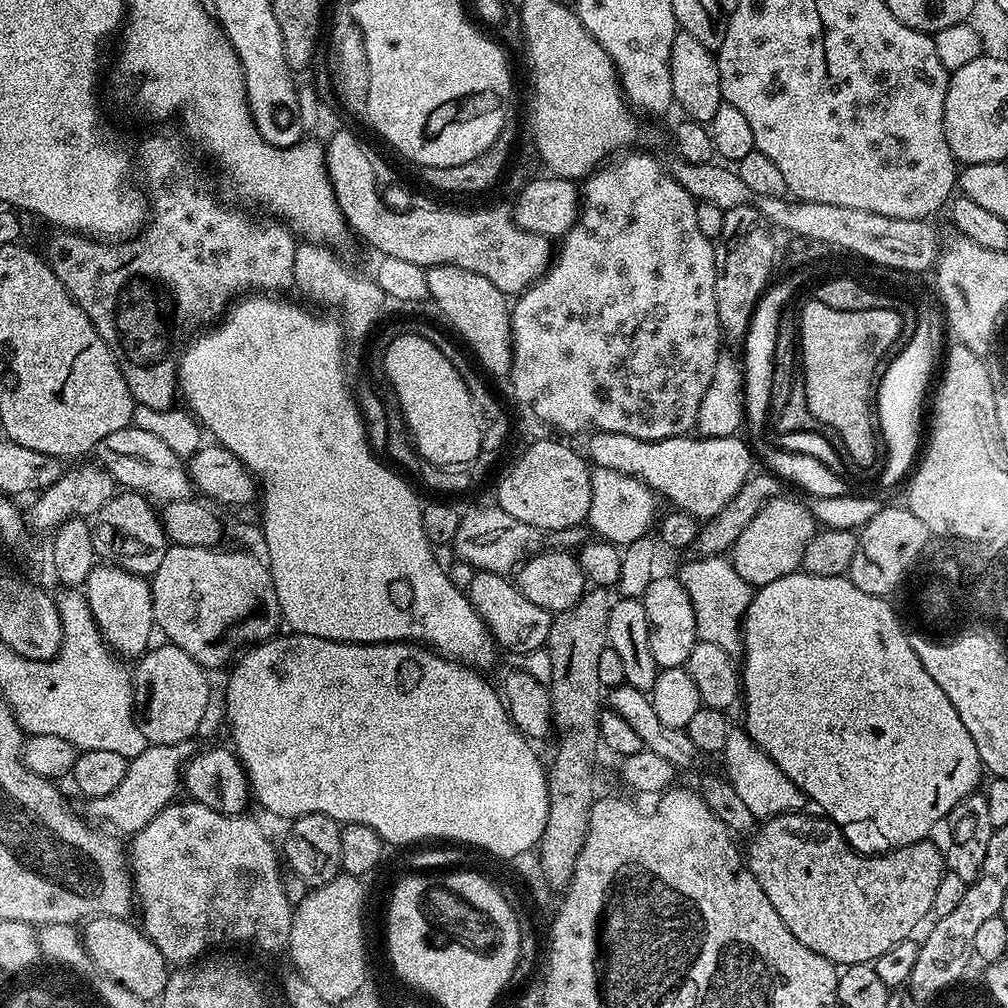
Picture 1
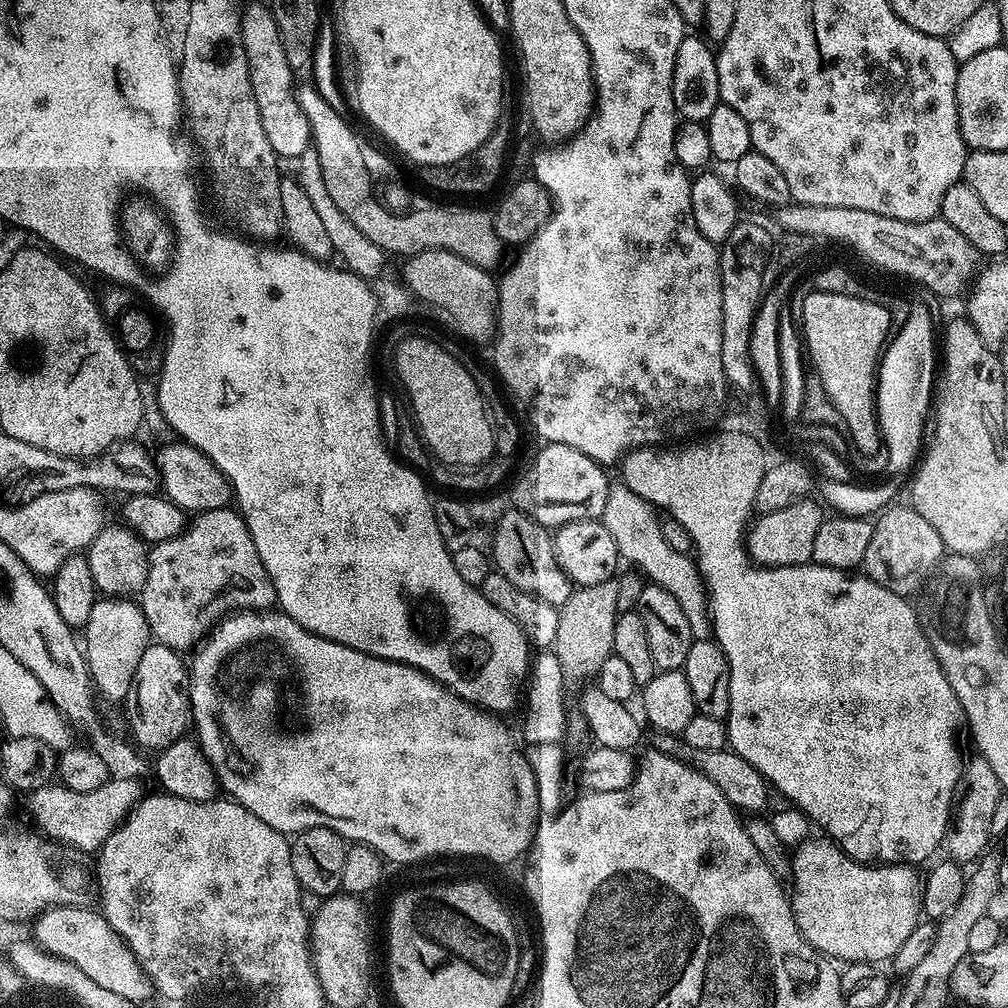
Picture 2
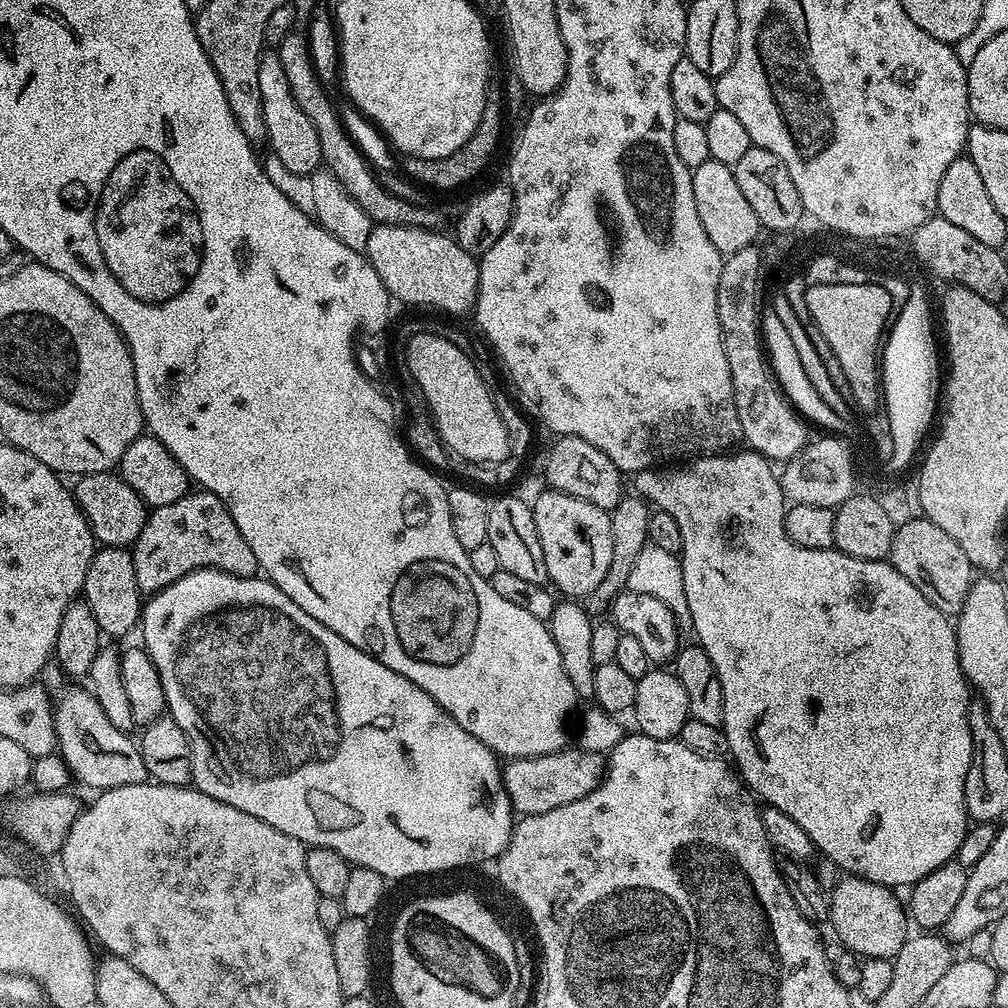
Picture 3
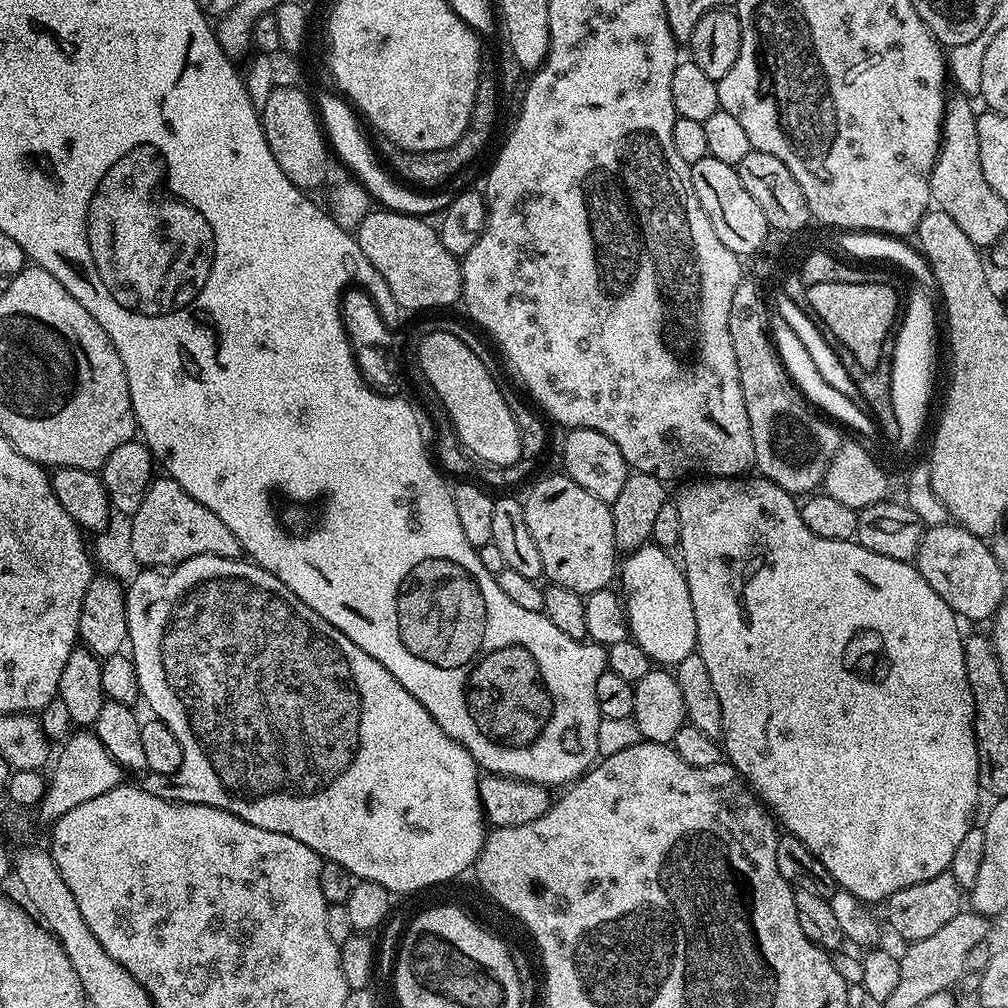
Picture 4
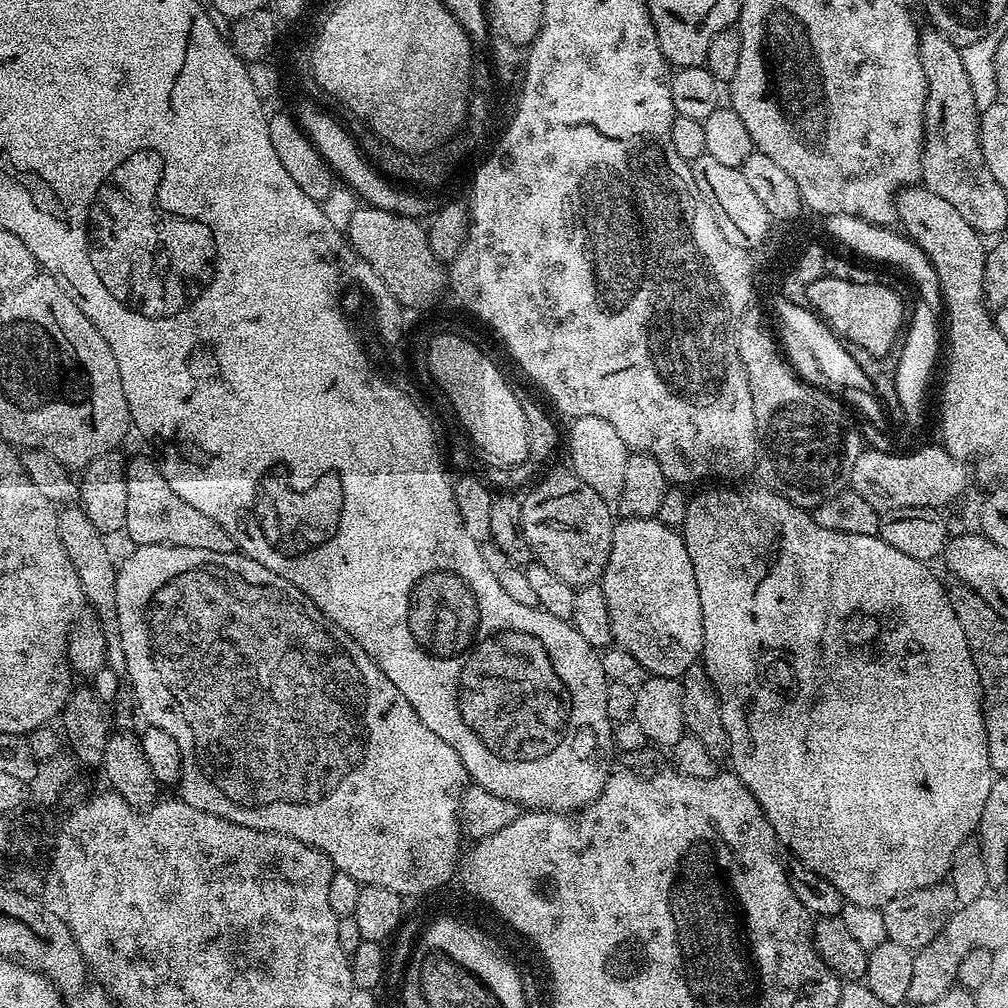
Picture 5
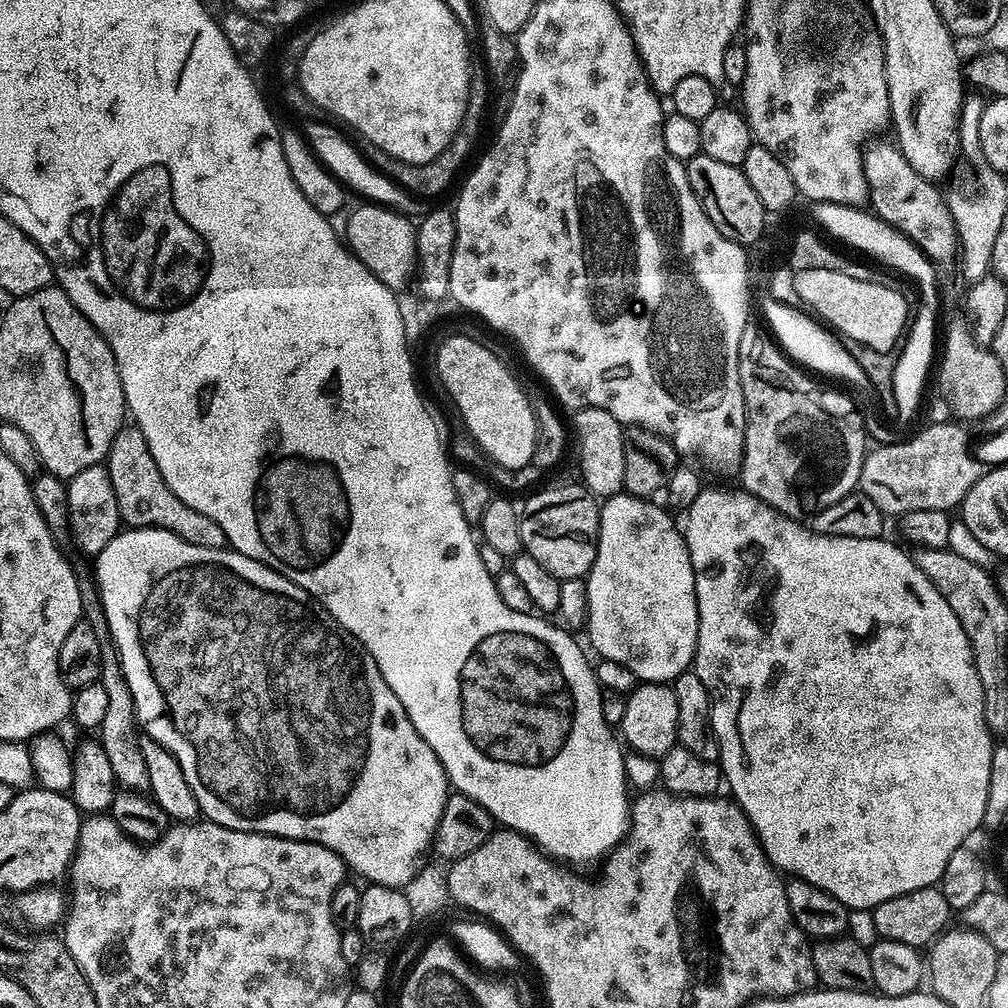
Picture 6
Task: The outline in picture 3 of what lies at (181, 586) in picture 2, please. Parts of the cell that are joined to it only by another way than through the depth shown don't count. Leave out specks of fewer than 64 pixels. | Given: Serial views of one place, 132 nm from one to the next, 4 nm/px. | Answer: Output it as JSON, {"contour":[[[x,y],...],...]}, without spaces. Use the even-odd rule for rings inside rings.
{"contour":[[[203,490],[189,491],[178,502],[170,502],[170,506],[151,509],[142,534],[138,534],[130,551],[134,578],[144,594],[161,592],[197,568],[219,568],[235,576],[255,576],[258,572],[254,550],[242,538],[242,530],[230,518],[230,510],[214,493]]]}

